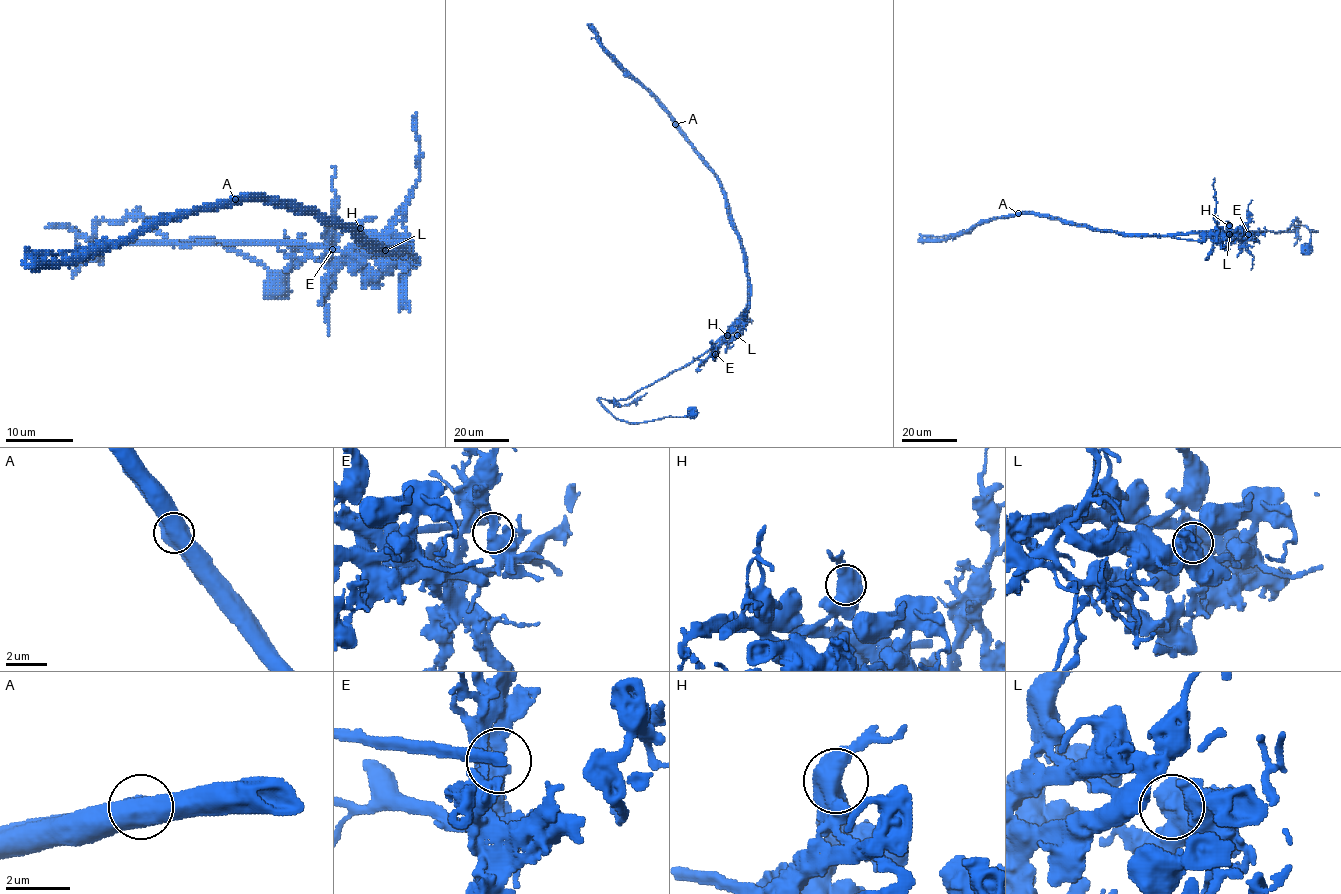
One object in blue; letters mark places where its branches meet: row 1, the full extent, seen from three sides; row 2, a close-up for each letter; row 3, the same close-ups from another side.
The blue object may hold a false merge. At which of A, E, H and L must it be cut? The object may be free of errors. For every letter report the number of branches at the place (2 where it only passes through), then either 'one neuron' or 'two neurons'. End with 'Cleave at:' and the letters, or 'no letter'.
A: branches 2; two neurons
E: branches 2; one neuron
H: branches 2; one neuron
L: branches 2; one neuron
Cleave at: A

